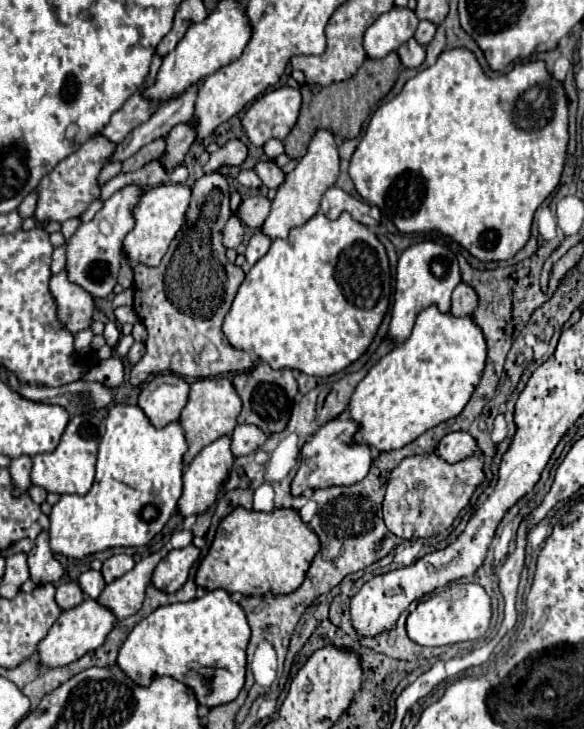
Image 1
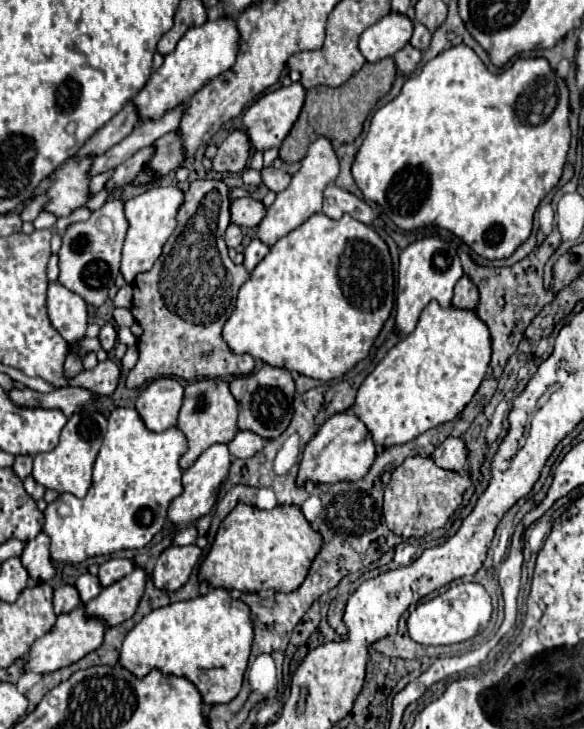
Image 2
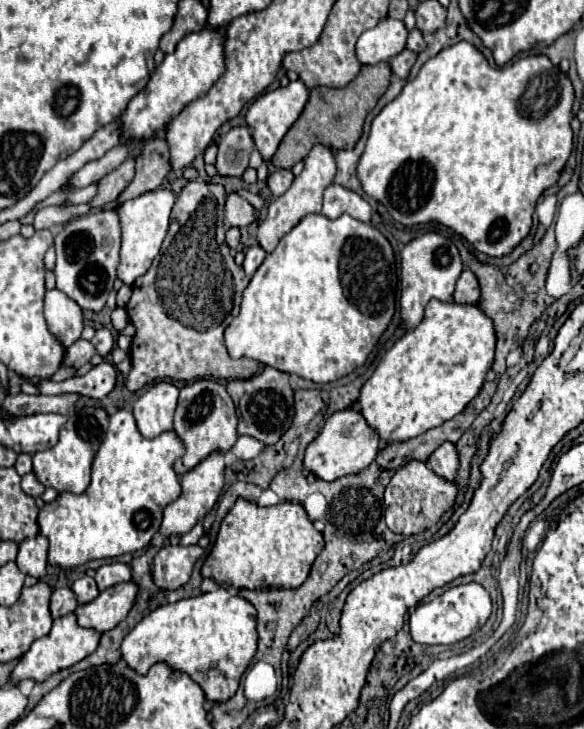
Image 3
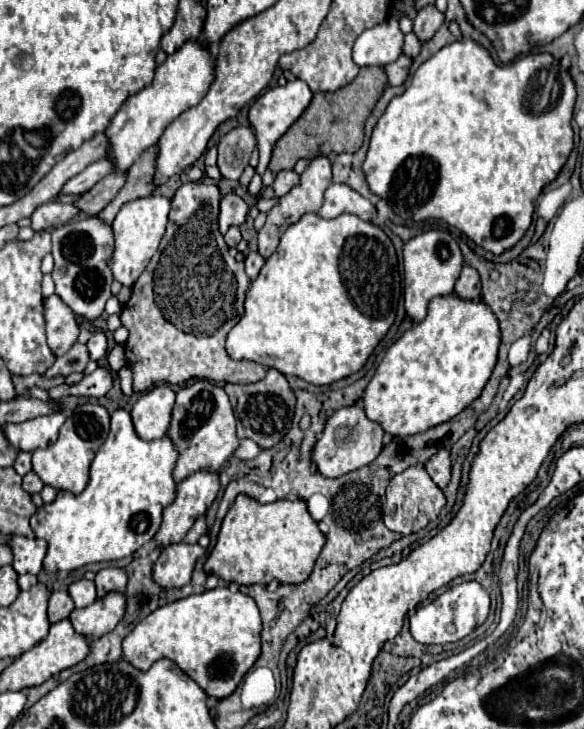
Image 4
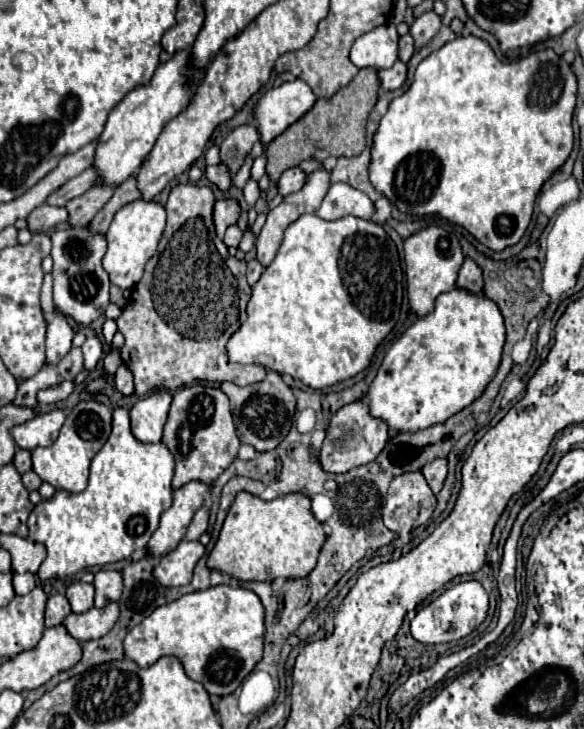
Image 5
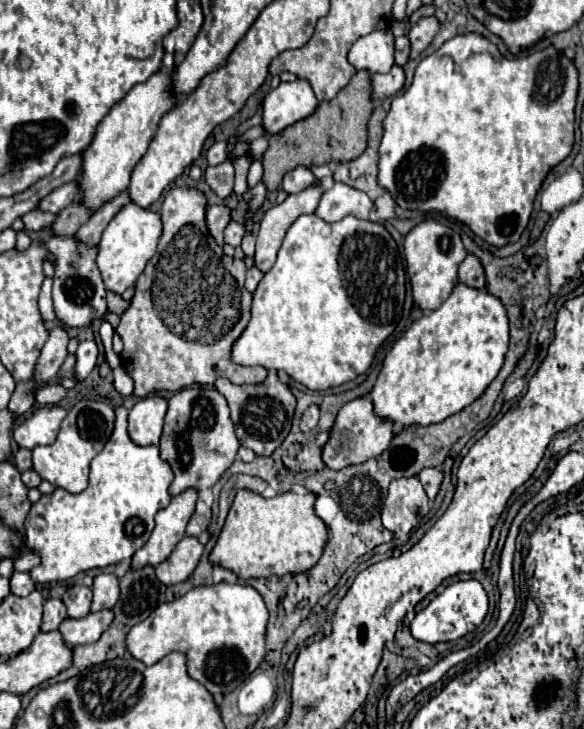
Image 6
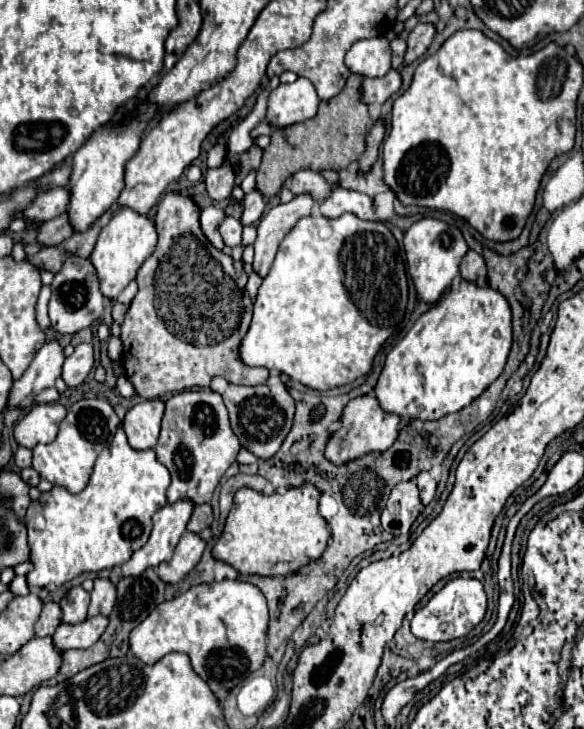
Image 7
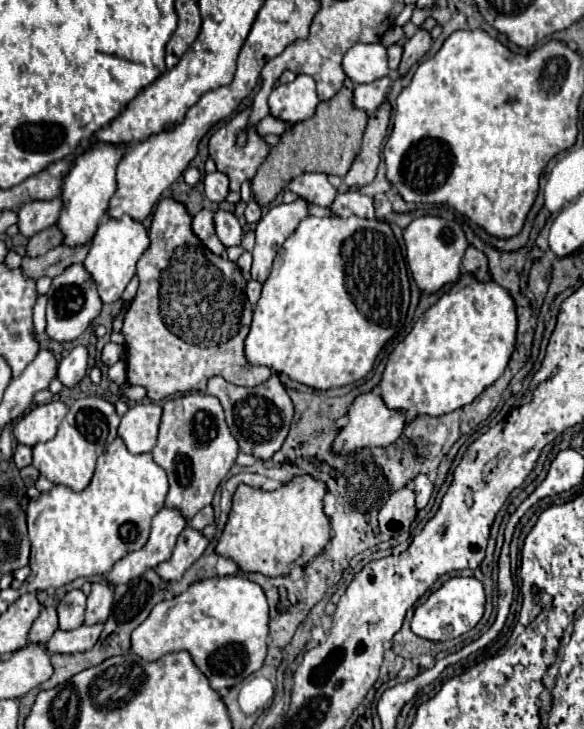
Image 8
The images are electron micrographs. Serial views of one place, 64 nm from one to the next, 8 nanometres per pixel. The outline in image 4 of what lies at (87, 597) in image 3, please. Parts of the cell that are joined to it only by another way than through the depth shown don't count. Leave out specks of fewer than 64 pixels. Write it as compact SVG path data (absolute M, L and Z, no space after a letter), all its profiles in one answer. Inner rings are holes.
M82 578L82 580L76 580L70 584L68 594L72 596L76 608L86 608L88 604L92 604L96 600L96 586L94 586L94 582Z

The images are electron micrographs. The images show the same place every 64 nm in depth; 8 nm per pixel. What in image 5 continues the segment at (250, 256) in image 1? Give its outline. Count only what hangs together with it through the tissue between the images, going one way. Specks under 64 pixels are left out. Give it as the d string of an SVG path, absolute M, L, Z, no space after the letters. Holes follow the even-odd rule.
M258 260L248 262L248 272L246 272L246 276L248 276L248 284L254 286L254 284L258 282L258 278L262 276L262 272L264 272L264 266L262 266Z

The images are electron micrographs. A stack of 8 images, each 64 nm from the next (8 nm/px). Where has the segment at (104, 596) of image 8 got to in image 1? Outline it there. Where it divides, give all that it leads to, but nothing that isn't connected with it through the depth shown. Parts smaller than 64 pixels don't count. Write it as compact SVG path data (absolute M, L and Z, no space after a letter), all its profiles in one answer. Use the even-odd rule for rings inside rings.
M116 554L108 560L104 560L102 564L102 576L104 576L104 582L110 584L112 580L124 576L126 572L130 572L134 568L134 558L132 556L126 556L126 554Z

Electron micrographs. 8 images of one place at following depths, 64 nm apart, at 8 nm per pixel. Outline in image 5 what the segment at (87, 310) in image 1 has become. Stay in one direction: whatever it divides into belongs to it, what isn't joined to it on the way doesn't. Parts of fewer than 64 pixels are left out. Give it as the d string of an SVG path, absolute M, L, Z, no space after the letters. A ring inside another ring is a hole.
M56 310L46 332L46 364L48 366L58 364L68 354L68 350L72 348L72 338L74 338L72 326L68 324L66 316L62 316Z

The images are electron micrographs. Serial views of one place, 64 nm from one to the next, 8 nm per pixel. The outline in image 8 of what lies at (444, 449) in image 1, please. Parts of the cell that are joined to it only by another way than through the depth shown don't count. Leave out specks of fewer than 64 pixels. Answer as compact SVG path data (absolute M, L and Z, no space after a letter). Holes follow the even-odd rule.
M424 474L414 478L414 496L416 496L416 508L424 508L432 494L432 480Z

